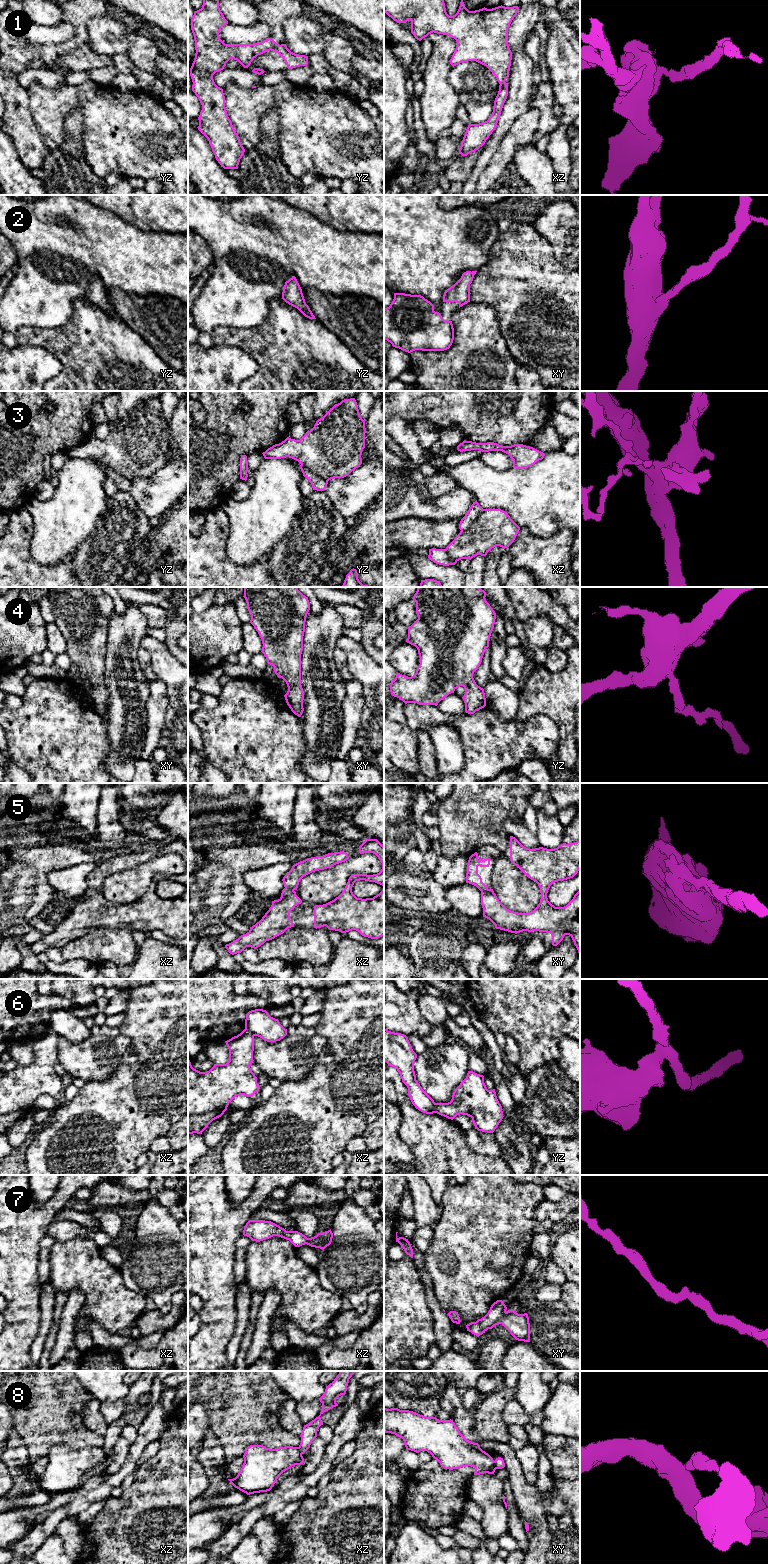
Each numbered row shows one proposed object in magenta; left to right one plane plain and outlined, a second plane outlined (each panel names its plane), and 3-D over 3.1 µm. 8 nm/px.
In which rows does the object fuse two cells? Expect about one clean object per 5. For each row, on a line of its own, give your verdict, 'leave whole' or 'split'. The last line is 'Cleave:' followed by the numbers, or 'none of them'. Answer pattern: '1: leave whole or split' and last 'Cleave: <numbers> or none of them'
1: leave whole
2: leave whole
3: split
4: leave whole
5: leave whole
6: split
7: leave whole
8: split
Cleave: 3, 6, 8

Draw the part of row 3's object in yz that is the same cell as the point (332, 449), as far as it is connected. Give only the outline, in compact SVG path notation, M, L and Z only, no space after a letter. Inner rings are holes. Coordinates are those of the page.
M355 398L344 399L300 440L287 437L262 454L265 459L292 458L327 481L344 478L362 464L365 433Z

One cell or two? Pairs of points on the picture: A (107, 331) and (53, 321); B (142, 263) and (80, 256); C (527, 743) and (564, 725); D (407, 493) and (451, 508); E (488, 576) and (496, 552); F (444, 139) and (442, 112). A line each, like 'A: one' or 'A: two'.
A: two
B: one
C: two
D: one
E: one
F: two

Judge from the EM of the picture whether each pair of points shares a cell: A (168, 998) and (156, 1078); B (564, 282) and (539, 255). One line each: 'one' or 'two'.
A: one
B: one

